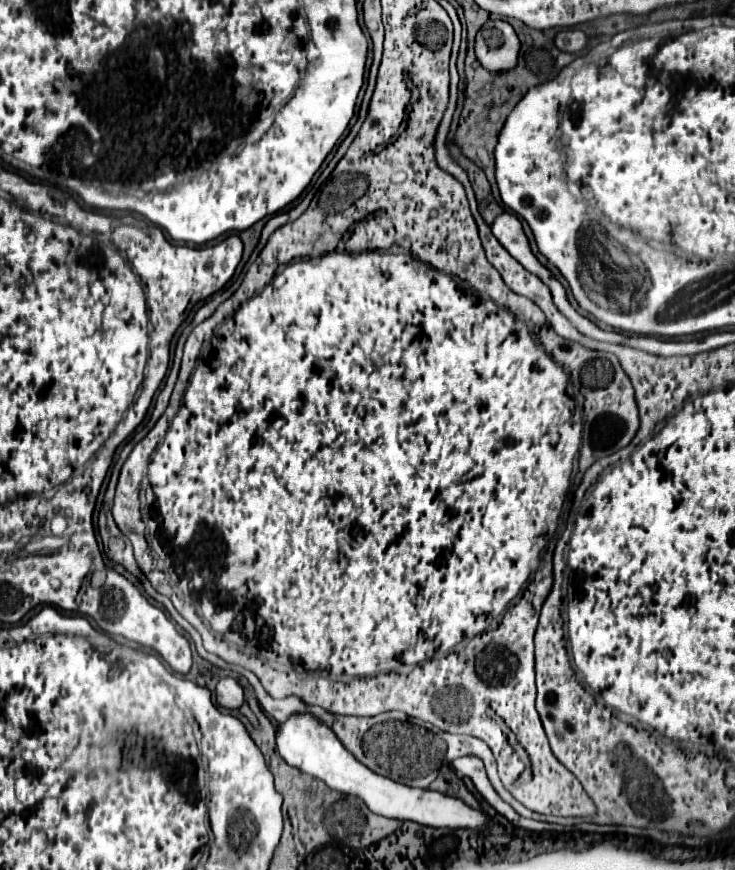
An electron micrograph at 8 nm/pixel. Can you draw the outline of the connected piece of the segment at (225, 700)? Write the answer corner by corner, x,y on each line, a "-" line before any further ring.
221,678
217,682
215,698
217,698
219,706
235,710
243,704
243,688
239,686
239,682
235,678

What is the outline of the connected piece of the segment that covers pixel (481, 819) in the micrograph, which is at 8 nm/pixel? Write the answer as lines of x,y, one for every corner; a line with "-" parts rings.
307,712
291,714
285,722
277,726
275,744
277,744
277,754
287,764
323,780
331,790
361,798
367,804
367,808
379,816
411,820
431,828
451,828
451,830
467,828
475,832
483,832
489,828
489,816
481,810
469,808
465,802
459,802
459,798
433,790
403,786
391,778
375,774
359,760
355,760
353,754
339,742
335,732
327,724
323,724
323,720
317,720
313,714

